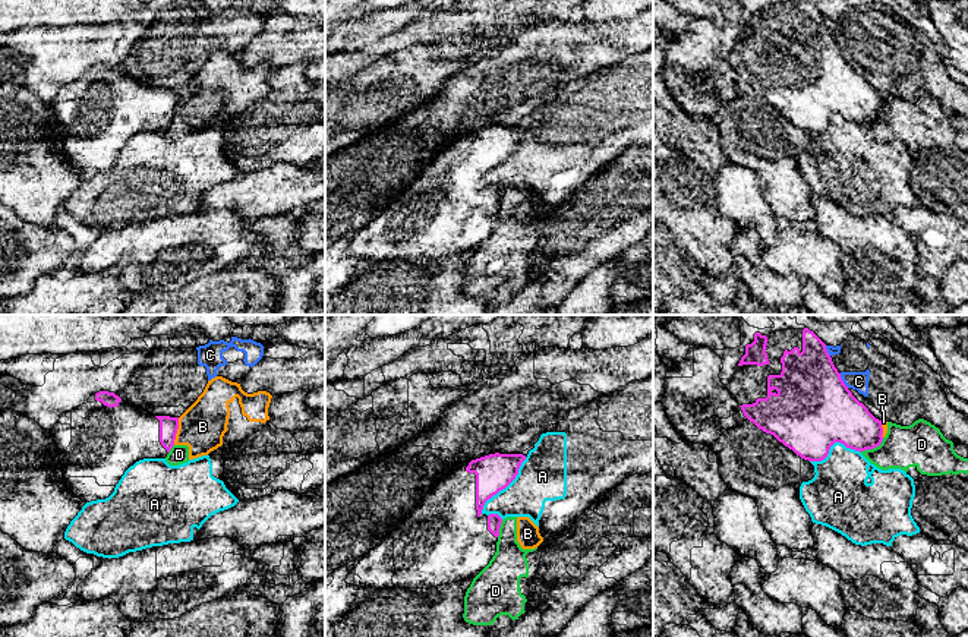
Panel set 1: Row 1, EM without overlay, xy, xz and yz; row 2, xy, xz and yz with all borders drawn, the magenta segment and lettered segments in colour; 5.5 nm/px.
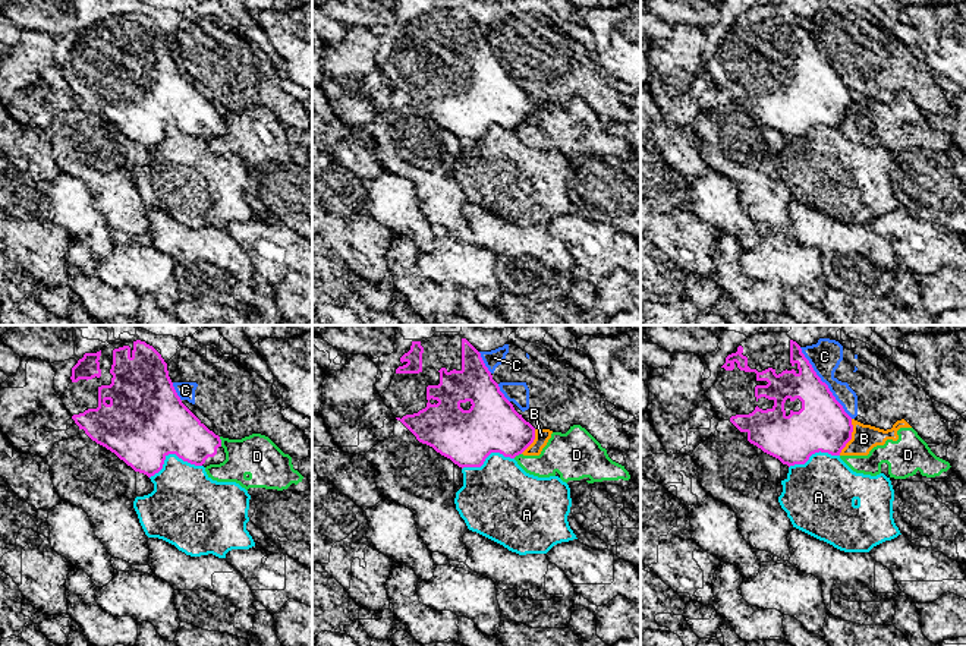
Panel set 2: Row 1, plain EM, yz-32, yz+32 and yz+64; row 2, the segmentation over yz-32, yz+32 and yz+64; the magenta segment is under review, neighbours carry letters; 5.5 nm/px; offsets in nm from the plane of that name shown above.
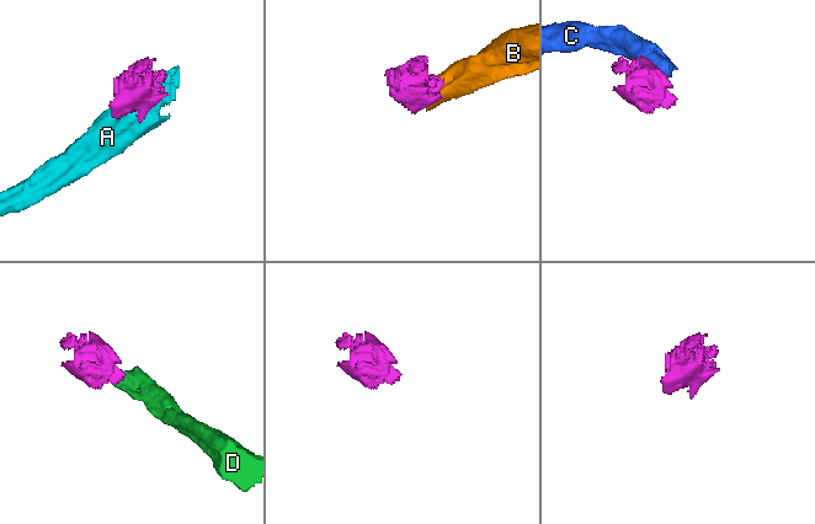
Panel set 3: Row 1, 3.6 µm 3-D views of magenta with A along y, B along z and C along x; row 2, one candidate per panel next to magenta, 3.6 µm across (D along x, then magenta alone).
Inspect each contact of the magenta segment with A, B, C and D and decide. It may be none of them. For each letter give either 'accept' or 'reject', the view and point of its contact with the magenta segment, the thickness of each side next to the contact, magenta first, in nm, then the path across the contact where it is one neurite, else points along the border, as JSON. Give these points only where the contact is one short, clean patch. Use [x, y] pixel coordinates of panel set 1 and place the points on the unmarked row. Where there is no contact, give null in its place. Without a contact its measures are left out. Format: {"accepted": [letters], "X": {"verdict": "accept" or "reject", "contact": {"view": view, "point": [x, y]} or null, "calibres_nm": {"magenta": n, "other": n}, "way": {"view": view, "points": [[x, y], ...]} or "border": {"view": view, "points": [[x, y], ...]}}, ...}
{"accepted": [], "A": {"verdict": "reject", "contact": {"view": "xz", "point": [504, 160]}, "calibres_nm": {"magenta": 200, "other": 280}}, "B": {"verdict": "reject", "contact": {"view": "xy", "point": [176, 103]}, "calibres_nm": {"magenta": 100, "other": 260}}, "C": {"verdict": "reject", "contact": {"view": "yz", "point": [842, 53]}, "calibres_nm": {"magenta": 440, "other": 100}}, "D": {"verdict": "reject", "contact": {"view": "yz", "point": [872, 120]}, "calibres_nm": {"magenta": 280, "other": 240}, "border": {"view": "yz", "points": [[883, 110], [877, 117], [860, 123]]}}}

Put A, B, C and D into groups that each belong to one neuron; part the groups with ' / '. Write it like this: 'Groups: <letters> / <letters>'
Groups: A / B D / C

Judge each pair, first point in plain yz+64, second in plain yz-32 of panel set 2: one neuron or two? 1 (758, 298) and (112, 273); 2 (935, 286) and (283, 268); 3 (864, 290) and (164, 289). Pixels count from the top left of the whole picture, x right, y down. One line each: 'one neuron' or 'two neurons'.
1: two neurons
2: two neurons
3: two neurons

